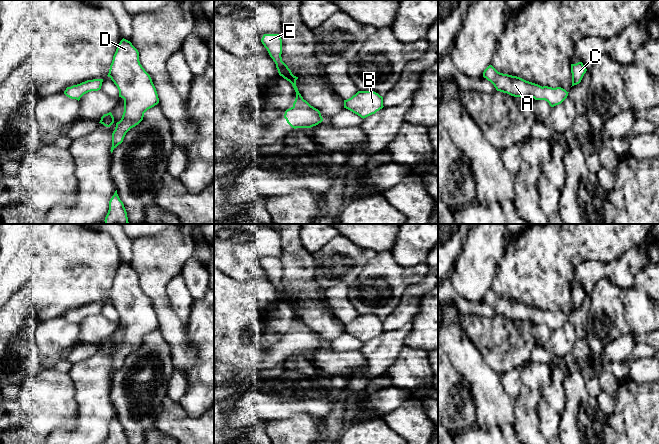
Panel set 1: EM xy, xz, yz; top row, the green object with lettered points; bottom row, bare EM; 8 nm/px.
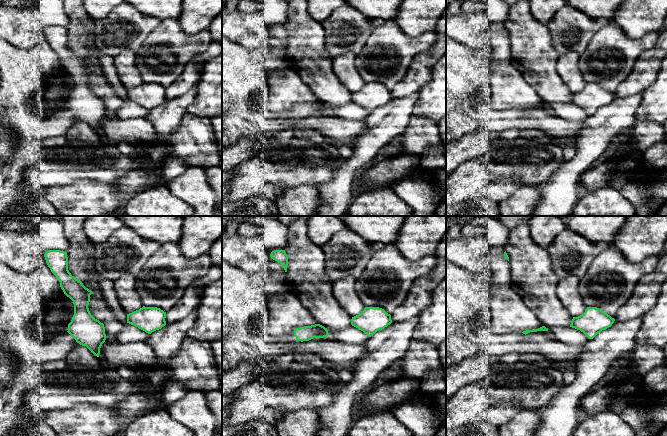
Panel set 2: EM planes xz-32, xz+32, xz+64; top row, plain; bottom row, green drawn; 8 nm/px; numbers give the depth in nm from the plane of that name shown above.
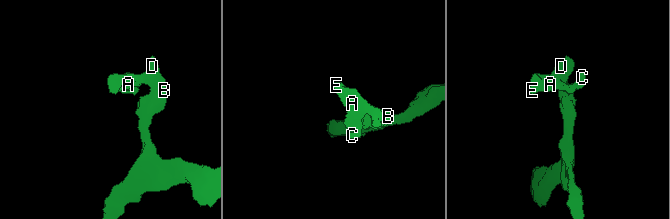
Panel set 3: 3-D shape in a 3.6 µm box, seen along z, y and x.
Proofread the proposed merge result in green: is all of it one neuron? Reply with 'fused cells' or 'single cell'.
single cell

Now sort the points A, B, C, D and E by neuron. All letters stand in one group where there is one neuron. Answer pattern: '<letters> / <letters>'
A B C D E

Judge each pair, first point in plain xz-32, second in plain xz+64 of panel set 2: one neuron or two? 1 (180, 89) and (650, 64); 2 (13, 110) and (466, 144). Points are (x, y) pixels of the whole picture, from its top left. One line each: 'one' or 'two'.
1: one
2: two

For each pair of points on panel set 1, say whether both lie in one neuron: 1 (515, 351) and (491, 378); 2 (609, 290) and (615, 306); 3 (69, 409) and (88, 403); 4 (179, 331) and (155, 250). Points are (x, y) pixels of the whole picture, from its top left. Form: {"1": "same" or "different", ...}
{"1": "different", "2": "same", "3": "different", "4": "same"}

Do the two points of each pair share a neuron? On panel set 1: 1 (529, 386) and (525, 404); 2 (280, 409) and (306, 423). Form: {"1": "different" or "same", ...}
{"1": "same", "2": "different"}

